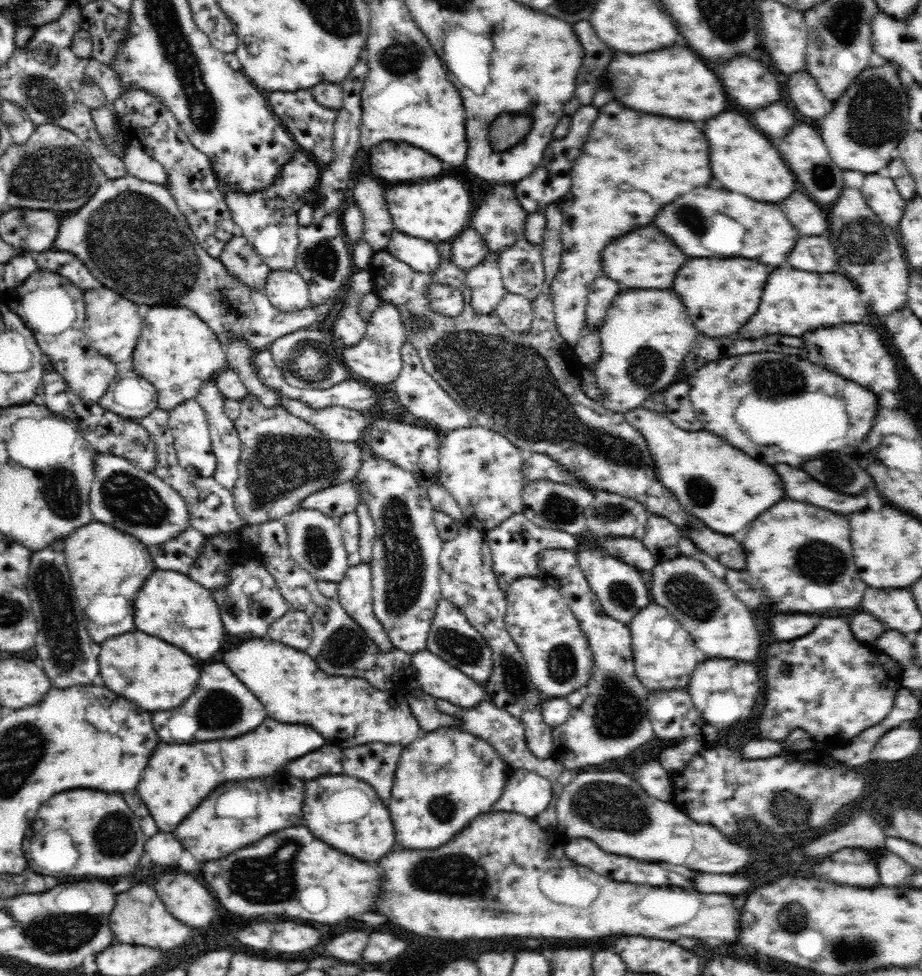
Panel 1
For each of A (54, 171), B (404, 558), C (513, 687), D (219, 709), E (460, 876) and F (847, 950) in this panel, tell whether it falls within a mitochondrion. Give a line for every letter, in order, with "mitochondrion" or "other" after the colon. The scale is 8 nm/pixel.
A: mitochondrion
B: mitochondrion
C: mitochondrion
D: mitochondrion
E: mitochondrion
F: mitochondrion

